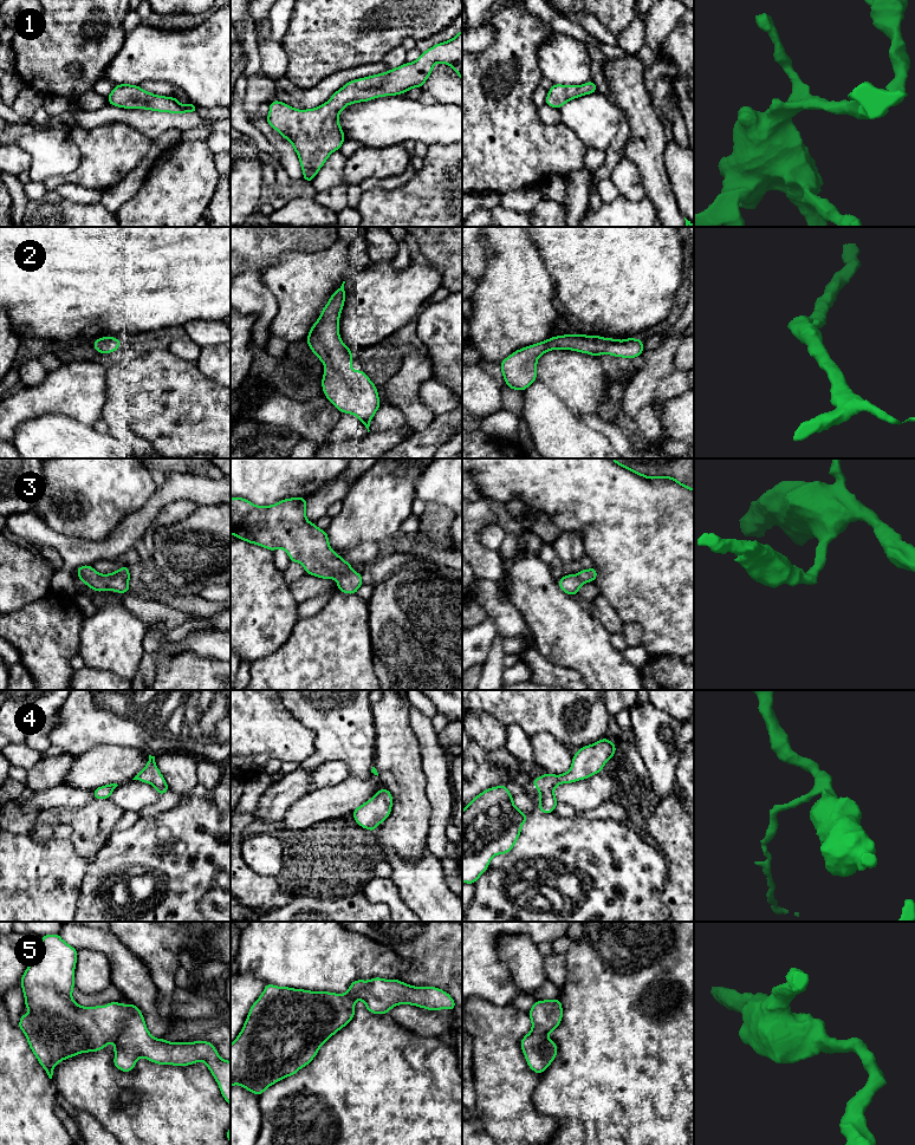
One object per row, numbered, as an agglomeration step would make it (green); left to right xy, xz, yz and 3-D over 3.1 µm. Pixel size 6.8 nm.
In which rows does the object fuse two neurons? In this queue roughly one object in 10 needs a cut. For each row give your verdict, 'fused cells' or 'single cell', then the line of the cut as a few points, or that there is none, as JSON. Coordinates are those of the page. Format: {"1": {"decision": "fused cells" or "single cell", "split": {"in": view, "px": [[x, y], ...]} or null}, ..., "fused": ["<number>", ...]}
{"1": {"decision": "single cell", "split": null}, "2": {"decision": "single cell", "split": null}, "3": {"decision": "single cell", "split": null}, "4": {"decision": "single cell", "split": null}, "5": {"decision": "single cell", "split": null}, "fused": []}

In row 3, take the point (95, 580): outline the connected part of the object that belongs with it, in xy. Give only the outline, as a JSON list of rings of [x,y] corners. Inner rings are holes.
[[[83,565],[77,568],[77,575],[87,587],[97,592],[105,590],[111,590],[117,593],[130,592],[128,586],[130,581],[129,566],[123,566],[113,573],[100,574],[90,565]]]

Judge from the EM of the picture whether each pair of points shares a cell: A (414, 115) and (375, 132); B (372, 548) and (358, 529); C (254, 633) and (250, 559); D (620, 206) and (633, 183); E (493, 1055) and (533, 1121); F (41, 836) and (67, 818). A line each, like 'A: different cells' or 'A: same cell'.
A: same cell
B: different cells
C: same cell
D: different cells
E: same cell
F: same cell

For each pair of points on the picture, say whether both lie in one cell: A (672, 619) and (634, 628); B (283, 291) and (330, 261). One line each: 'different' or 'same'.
A: different
B: same

